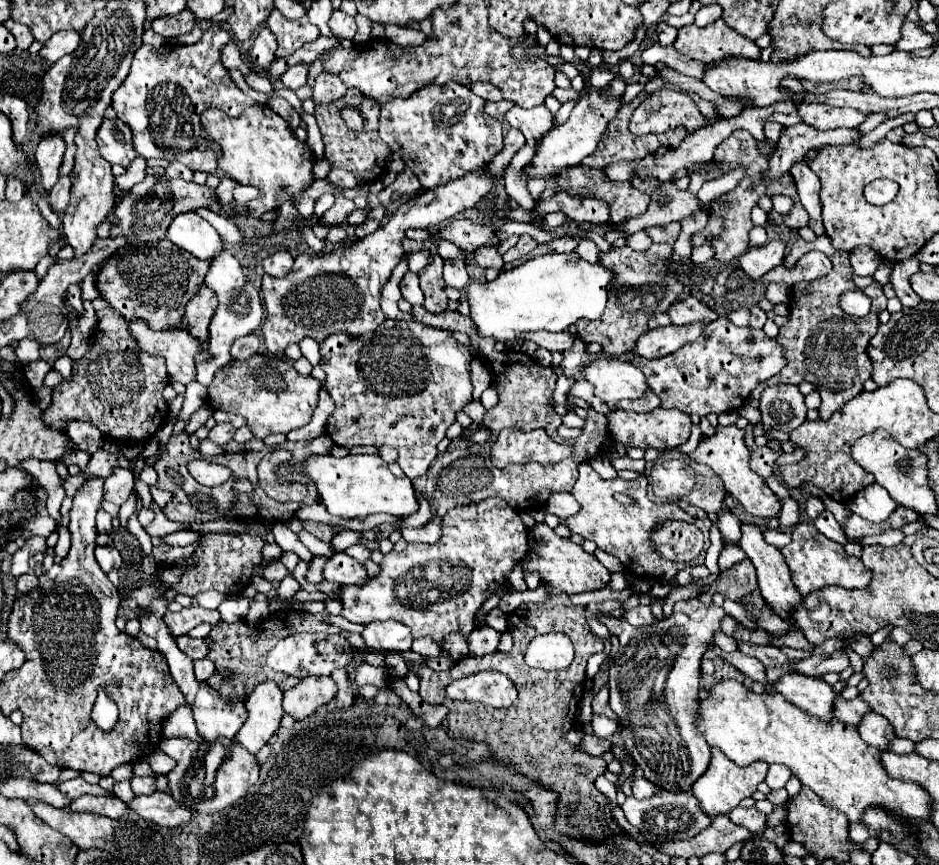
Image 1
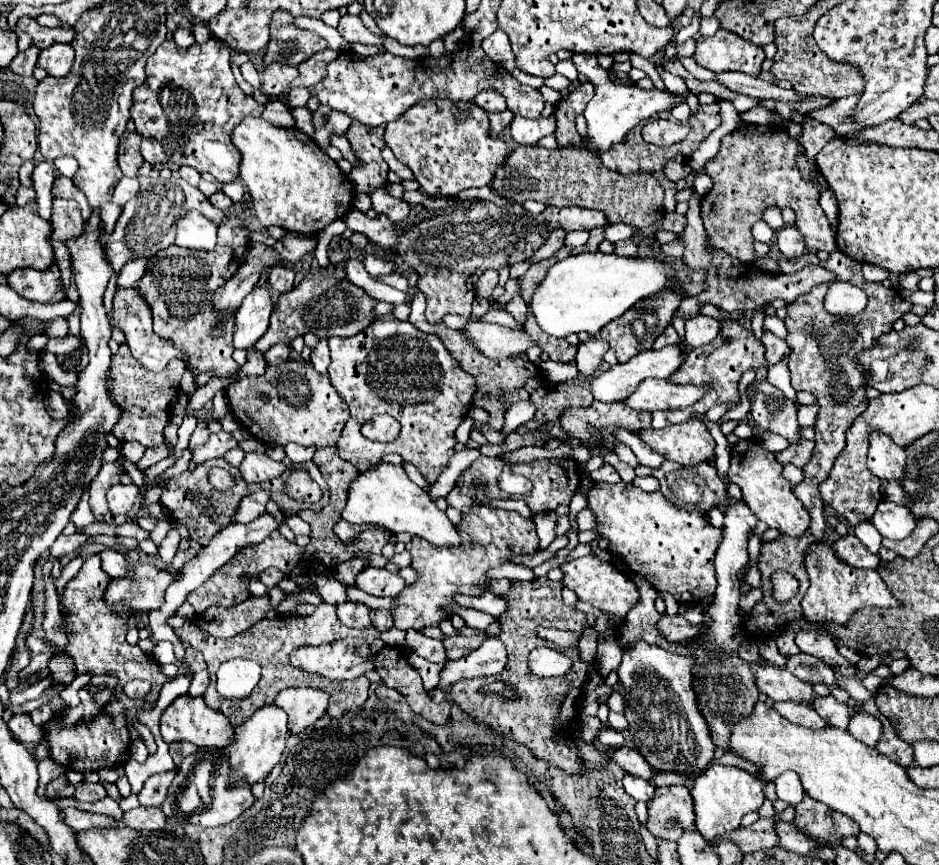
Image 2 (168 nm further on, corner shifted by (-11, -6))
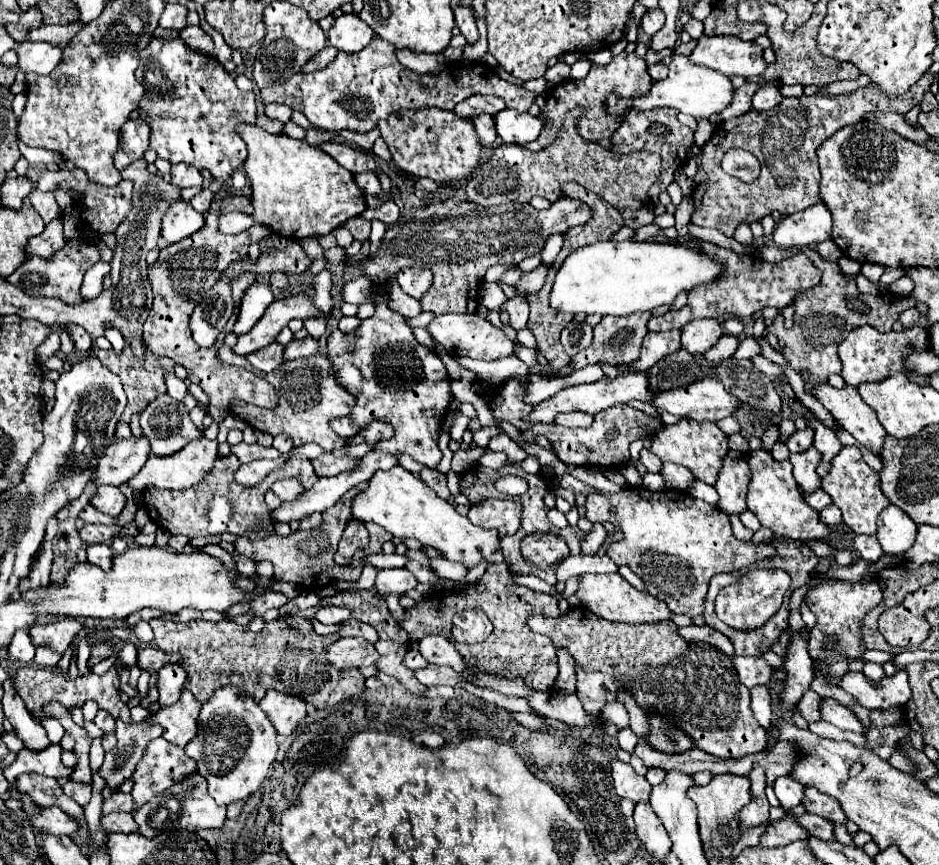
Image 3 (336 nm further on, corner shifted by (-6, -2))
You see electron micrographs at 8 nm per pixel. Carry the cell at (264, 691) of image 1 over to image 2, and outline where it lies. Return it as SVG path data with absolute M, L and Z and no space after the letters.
M274 703L260 707L248 721L238 725L234 745L228 745L224 749L224 753L228 755L230 765L232 765L232 779L240 781L242 777L246 777L250 785L264 779L272 771L272 767L280 762L284 752L284 743L288 737L286 725L288 725L288 721L286 721L284 709L276 707Z

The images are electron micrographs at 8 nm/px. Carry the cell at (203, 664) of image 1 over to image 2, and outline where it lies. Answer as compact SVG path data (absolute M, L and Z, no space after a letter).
M208 669L194 673L194 679L192 679L192 685L190 685L188 695L192 695L192 697L204 695L206 689L208 689L208 683L210 683L210 673L208 673Z

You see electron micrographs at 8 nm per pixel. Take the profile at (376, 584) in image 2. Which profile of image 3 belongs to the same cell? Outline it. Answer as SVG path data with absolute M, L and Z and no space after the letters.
M383 569L377 573L375 587L381 595L387 595L387 593L403 595L403 593L415 589L417 583L419 581L407 569Z

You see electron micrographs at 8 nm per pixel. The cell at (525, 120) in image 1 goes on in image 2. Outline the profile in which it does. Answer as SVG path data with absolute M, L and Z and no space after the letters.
M516 115L510 125L510 133L520 145L536 145L536 141L540 137L552 135L554 131L556 131L554 115L538 117L538 119L524 119L524 117Z

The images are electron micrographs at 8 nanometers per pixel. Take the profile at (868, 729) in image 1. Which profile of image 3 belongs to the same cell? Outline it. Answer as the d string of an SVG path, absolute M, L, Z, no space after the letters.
M821 699L821 719L839 727L839 729L847 729L847 731L857 731L857 733L865 733L863 723L853 715L851 709L847 709L845 705L837 703L835 699Z

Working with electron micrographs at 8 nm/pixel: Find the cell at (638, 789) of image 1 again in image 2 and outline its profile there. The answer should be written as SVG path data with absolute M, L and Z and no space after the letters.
M626 775L622 783L624 783L626 793L628 793L630 797L634 797L636 801L646 801L646 803L648 803L648 801L652 799L654 791L656 791L654 785L650 785L648 781L644 781L644 779L640 779L640 777L632 777L632 775Z

